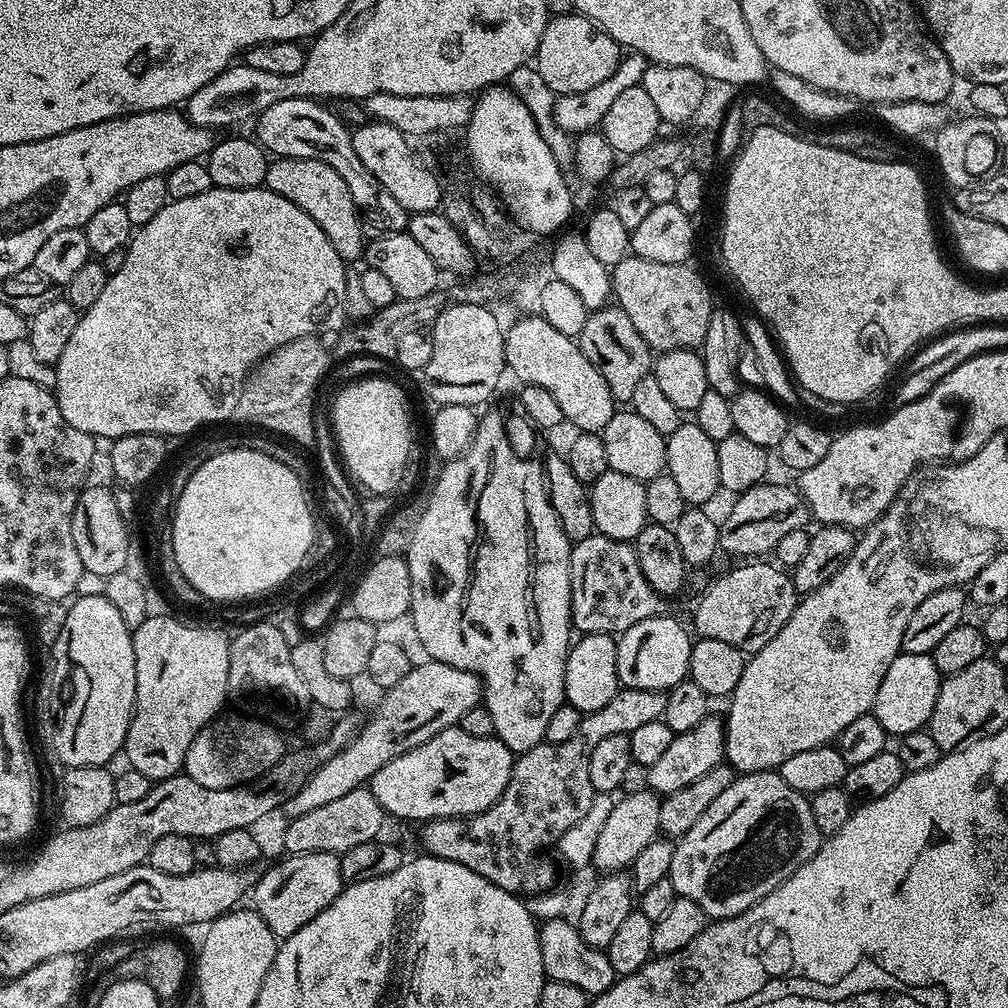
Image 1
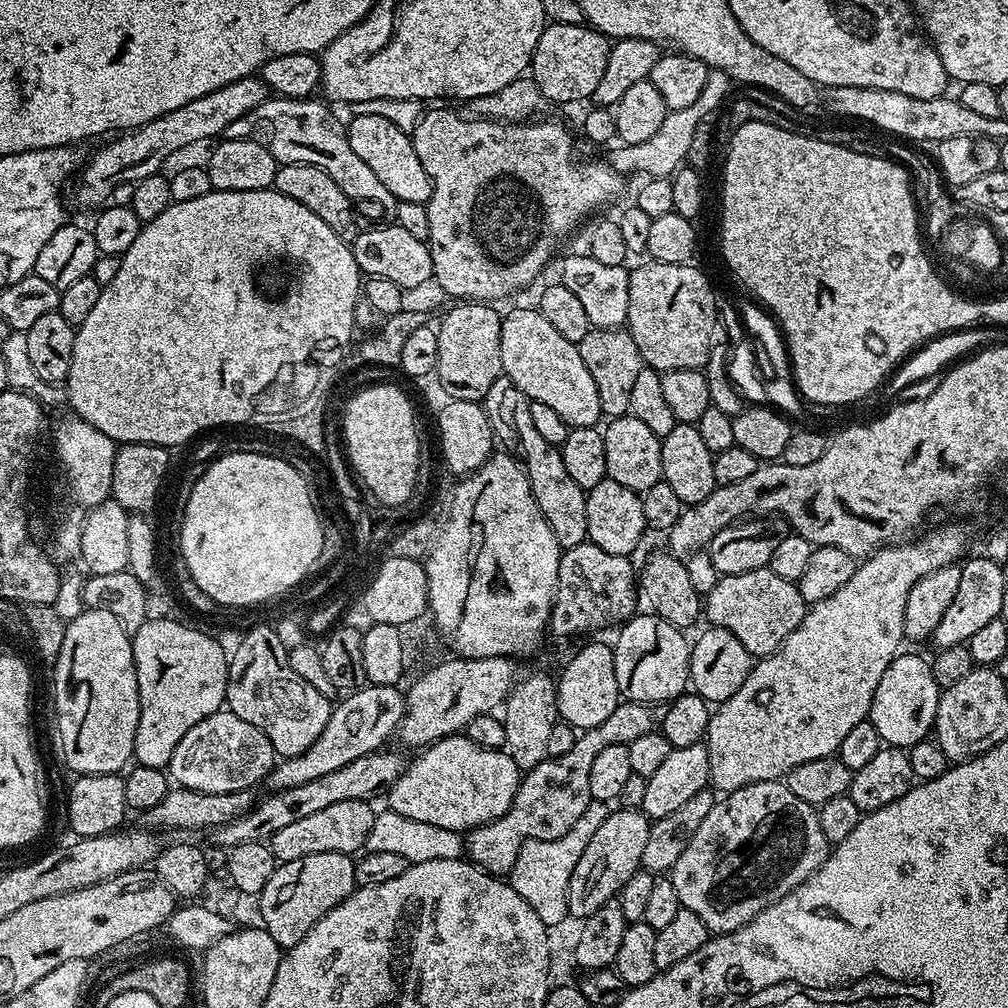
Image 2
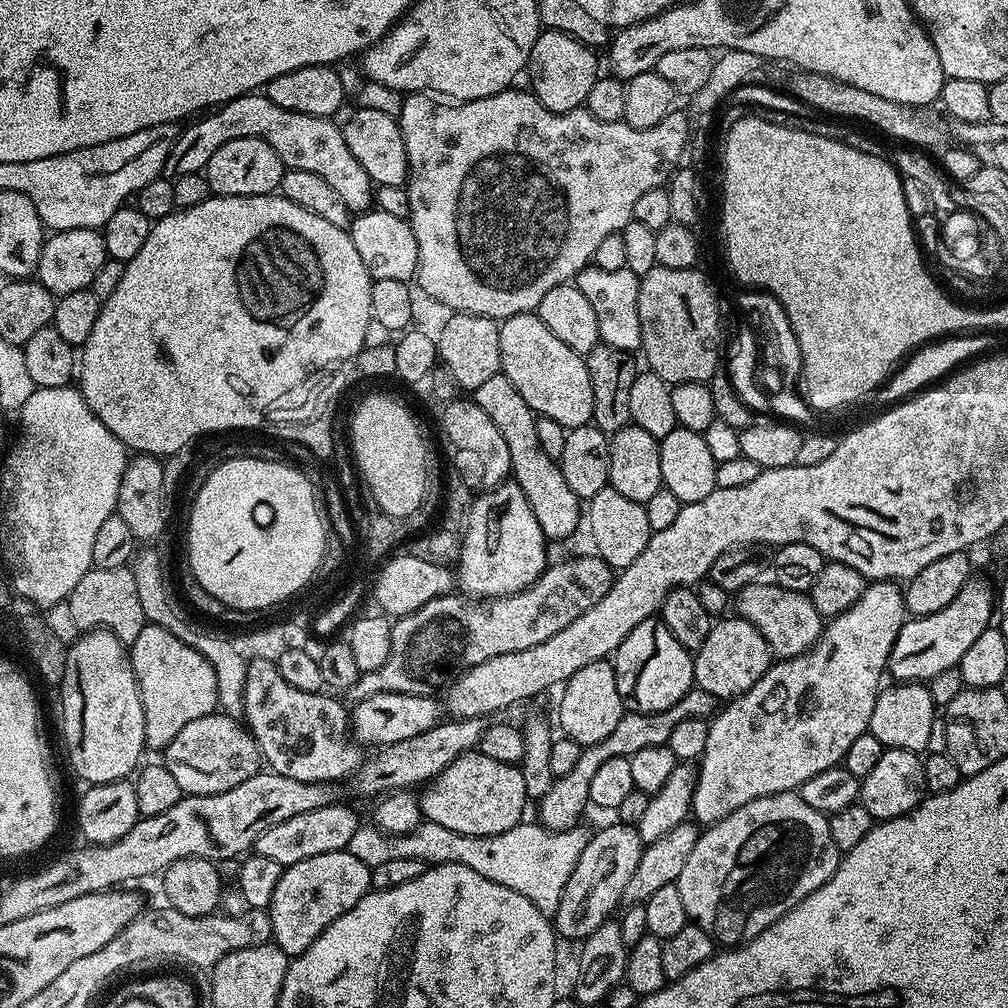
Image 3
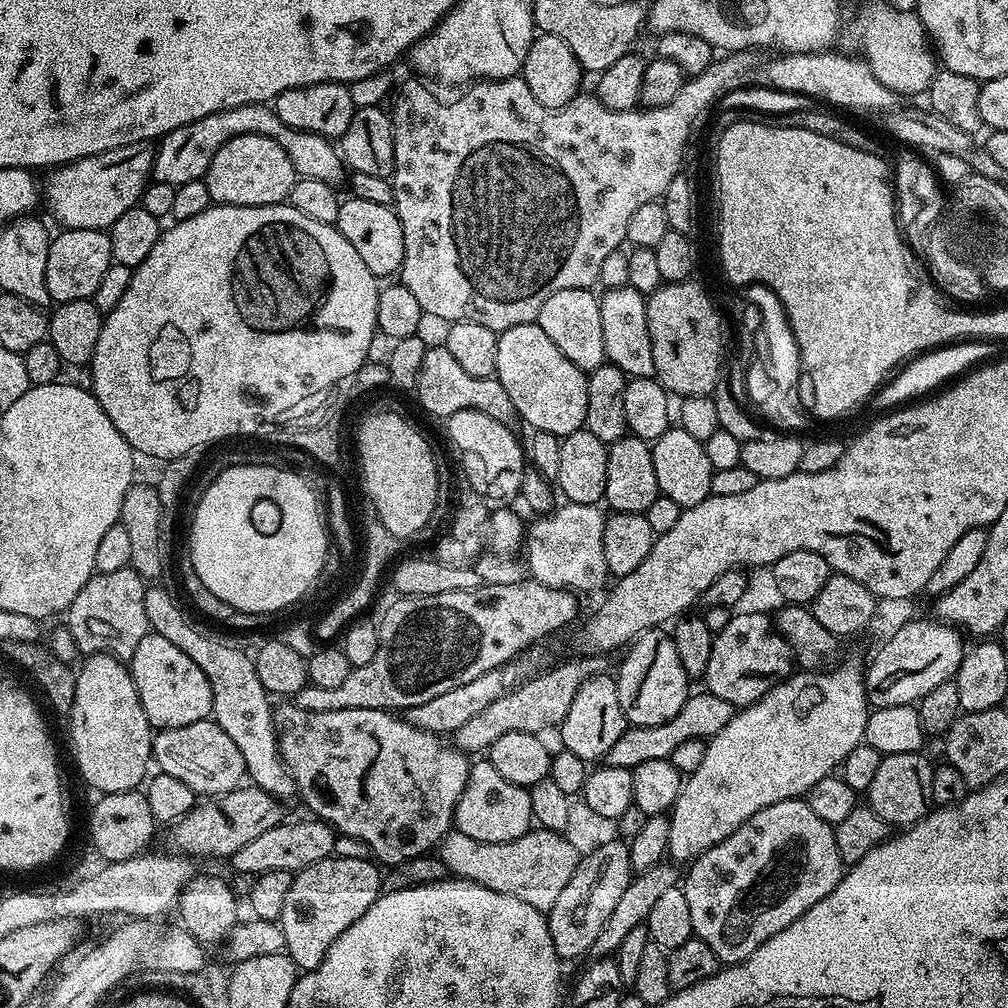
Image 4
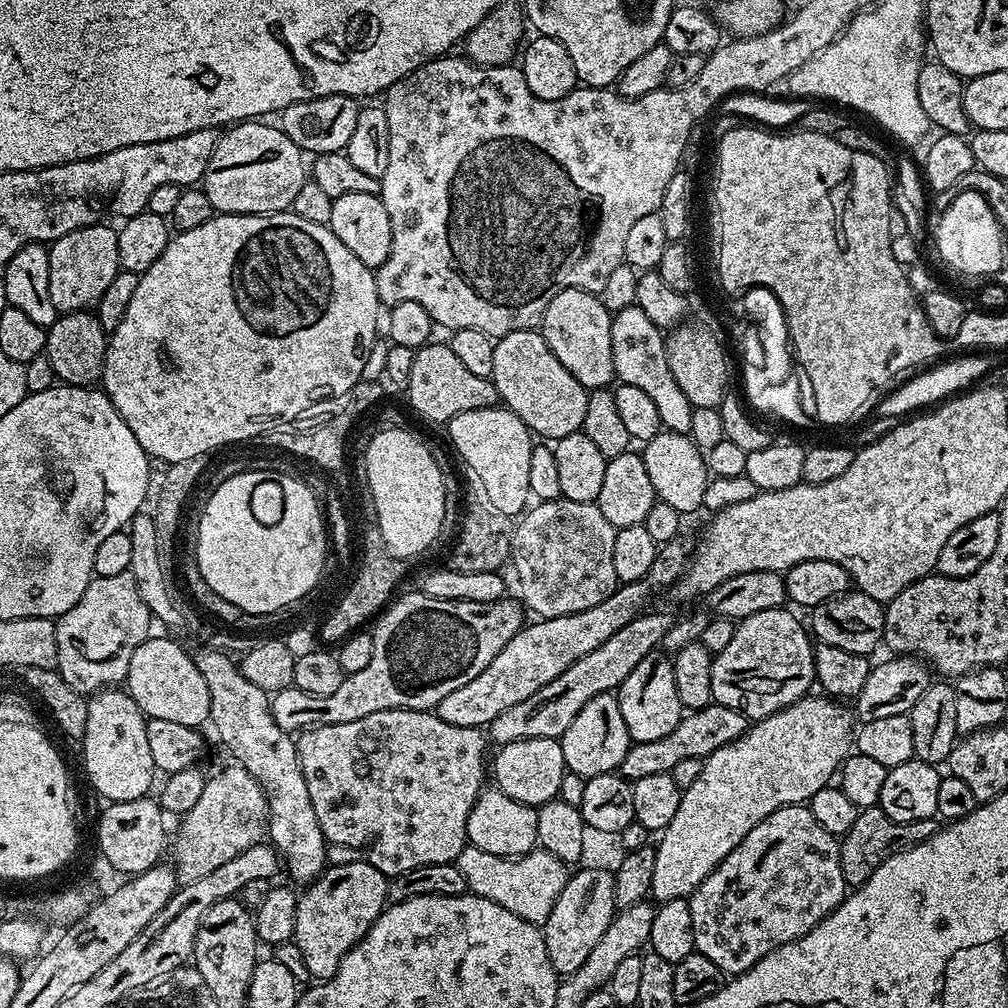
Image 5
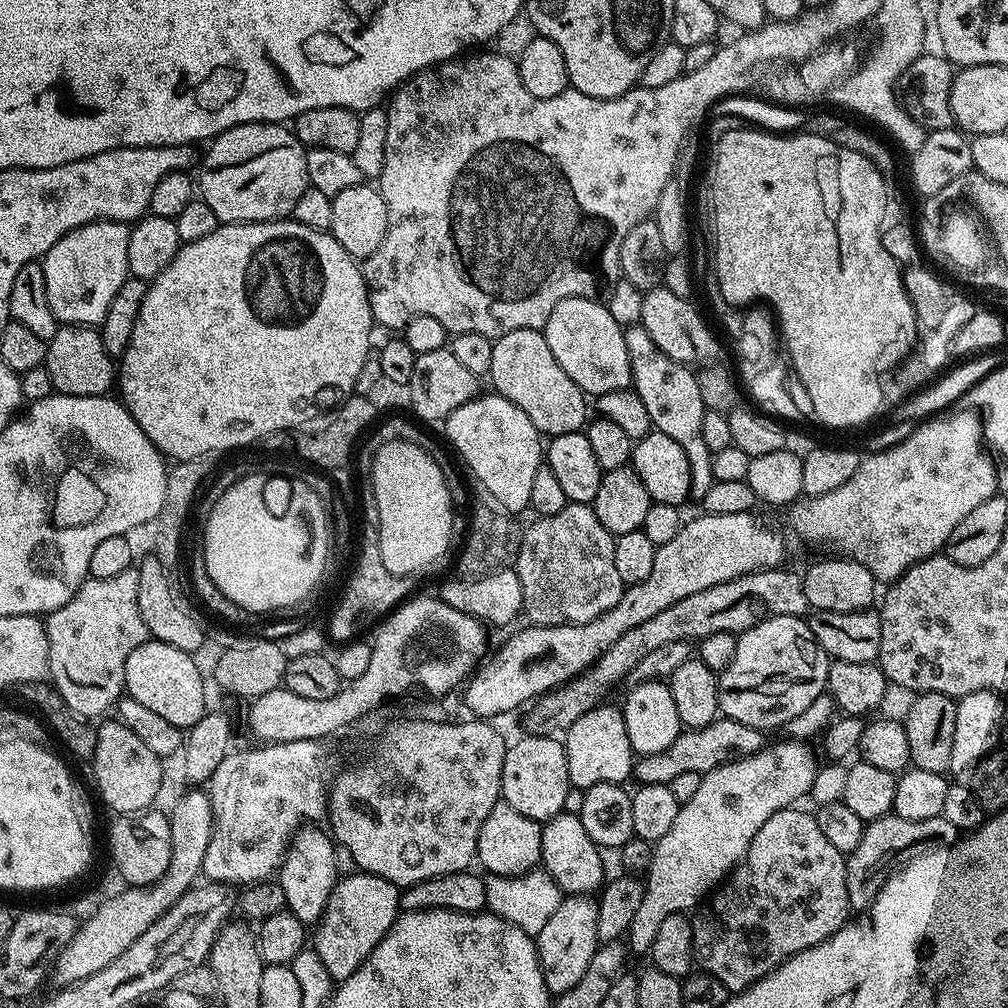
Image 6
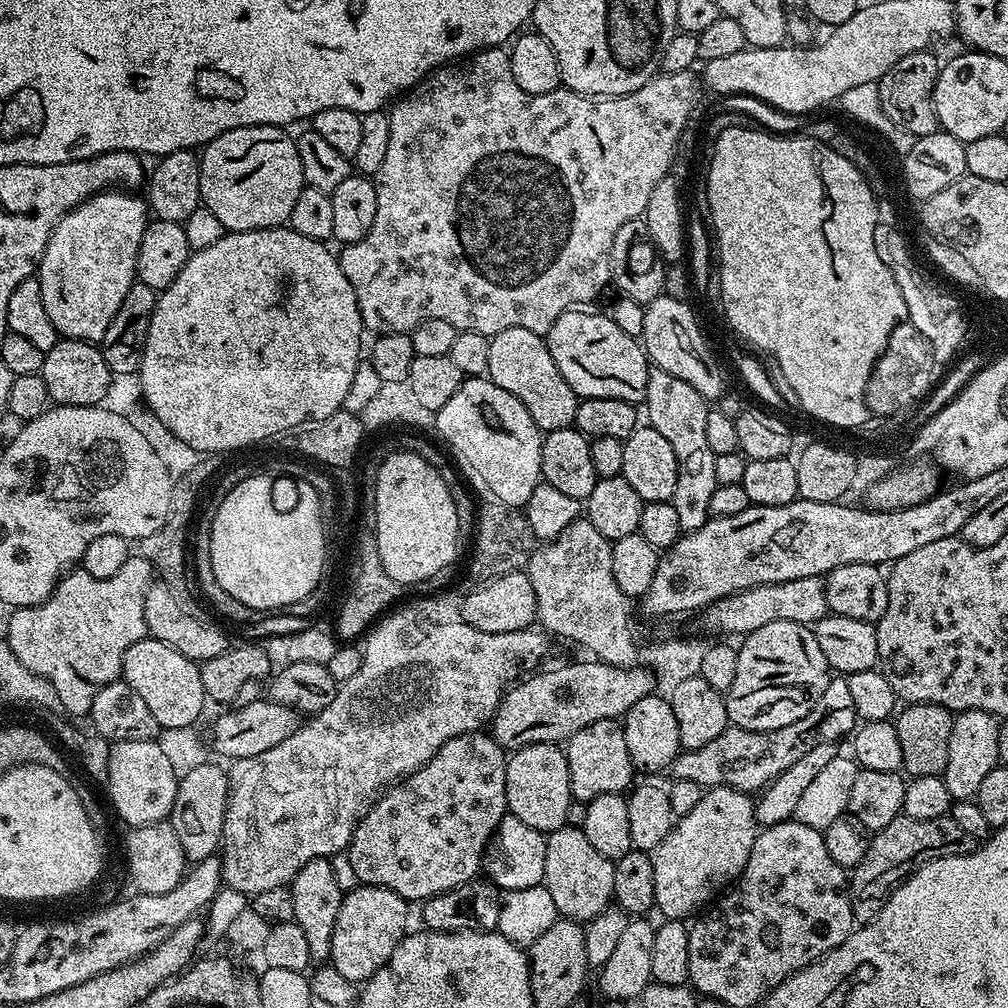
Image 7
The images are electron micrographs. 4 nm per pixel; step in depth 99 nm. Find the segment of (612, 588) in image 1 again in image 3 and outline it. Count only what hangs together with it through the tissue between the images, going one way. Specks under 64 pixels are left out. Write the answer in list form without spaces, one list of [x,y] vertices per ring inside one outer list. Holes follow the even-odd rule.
[[[595,554],[576,556],[573,560],[564,560],[561,564],[549,563],[543,574],[526,590],[515,592],[509,596],[497,596],[494,600],[465,598],[460,594],[449,594],[434,598],[434,602],[426,602],[418,610],[399,617],[393,623],[390,634],[390,654],[386,662],[377,672],[361,672],[358,682],[350,689],[356,700],[365,700],[379,692],[394,694],[414,694],[415,696],[431,696],[437,690],[452,683],[453,674],[459,674],[478,666],[478,662],[486,662],[490,658],[498,658],[498,654],[514,654],[514,650],[527,650],[530,646],[538,646],[546,642],[546,638],[558,634],[574,622],[574,618],[586,614],[594,602],[600,601],[610,590],[614,579],[614,570]],[[444,664],[452,673],[444,672]]]

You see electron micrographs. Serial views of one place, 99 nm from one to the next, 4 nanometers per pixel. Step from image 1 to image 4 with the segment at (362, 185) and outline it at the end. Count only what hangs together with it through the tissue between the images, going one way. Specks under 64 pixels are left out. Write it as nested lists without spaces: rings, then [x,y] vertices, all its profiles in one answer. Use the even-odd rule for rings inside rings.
[[[267,103],[234,106],[234,110],[218,110],[218,114],[206,114],[206,118],[198,118],[198,122],[178,126],[178,130],[161,136],[155,145],[156,157],[152,163],[151,179],[175,185],[203,180],[217,150],[230,142],[230,138],[238,138],[242,134],[258,134],[278,142],[278,146],[286,150],[297,177],[318,178],[318,182],[333,186],[339,185],[340,179],[340,183],[345,179],[346,165],[337,145],[329,137],[288,128]]]

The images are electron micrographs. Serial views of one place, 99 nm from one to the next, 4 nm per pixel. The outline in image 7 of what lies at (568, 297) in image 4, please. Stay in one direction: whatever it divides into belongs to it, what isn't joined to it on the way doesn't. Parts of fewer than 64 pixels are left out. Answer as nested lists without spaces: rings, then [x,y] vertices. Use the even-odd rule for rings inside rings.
[[[592,310],[564,312],[546,333],[554,366],[558,366],[562,378],[566,378],[577,397],[586,400],[618,398],[637,406],[643,405],[650,361],[641,341],[614,326],[611,315],[588,311]]]

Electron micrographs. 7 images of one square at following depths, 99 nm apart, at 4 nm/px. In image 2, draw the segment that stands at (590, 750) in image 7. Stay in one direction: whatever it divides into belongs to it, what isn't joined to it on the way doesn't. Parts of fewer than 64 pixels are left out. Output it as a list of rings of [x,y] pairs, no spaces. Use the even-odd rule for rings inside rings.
[[[588,644],[577,656],[568,660],[568,665],[560,672],[556,685],[556,710],[559,719],[571,728],[583,730],[606,722],[610,714],[621,704],[618,677],[614,674],[613,645]]]

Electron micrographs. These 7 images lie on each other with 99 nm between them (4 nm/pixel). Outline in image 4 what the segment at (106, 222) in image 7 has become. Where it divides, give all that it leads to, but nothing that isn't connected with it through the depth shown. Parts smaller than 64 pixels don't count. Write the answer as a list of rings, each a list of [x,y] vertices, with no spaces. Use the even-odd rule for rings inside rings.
[[[69,228],[57,231],[52,238],[50,254],[46,257],[46,290],[49,301],[65,304],[75,300],[91,300],[102,282],[102,274],[113,263],[107,231]]]

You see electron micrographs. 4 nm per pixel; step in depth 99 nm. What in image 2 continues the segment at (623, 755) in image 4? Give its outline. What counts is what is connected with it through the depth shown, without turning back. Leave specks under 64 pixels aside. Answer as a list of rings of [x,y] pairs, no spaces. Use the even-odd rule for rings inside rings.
[[[624,700],[614,710],[614,714],[610,714],[610,718],[606,718],[606,722],[593,728],[583,729],[582,734],[577,735],[576,745],[570,750],[566,750],[566,754],[548,756],[542,762],[538,762],[538,766],[523,773],[518,790],[514,794],[514,802],[510,806],[510,810],[506,810],[506,814],[502,814],[502,818],[473,828],[467,833],[467,859],[477,868],[483,868],[484,871],[491,872],[493,876],[500,878],[511,873],[514,862],[518,858],[518,850],[527,840],[556,840],[562,834],[566,834],[572,829],[574,822],[578,822],[578,818],[582,818],[582,814],[586,814],[586,806],[593,800],[590,794],[590,766],[596,755],[600,751],[606,750],[606,746],[629,744],[634,742],[634,738],[642,738],[642,734],[657,731],[661,719],[662,712],[659,707],[639,704],[633,700]]]

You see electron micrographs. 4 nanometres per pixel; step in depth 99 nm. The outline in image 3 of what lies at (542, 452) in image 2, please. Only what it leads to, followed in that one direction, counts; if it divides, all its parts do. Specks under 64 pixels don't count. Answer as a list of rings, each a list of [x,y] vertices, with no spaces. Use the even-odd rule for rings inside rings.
[[[497,374],[482,382],[482,386],[474,389],[476,405],[489,416],[490,422],[502,430],[502,438],[506,438],[506,450],[510,450],[512,463],[511,479],[526,494],[526,502],[530,502],[530,510],[534,510],[534,518],[538,518],[538,526],[542,526],[545,541],[568,540],[582,524],[582,501],[574,490],[570,490],[566,478],[562,478],[559,463],[538,443],[536,429],[536,413],[526,406],[526,398],[518,394],[514,382],[503,374]]]

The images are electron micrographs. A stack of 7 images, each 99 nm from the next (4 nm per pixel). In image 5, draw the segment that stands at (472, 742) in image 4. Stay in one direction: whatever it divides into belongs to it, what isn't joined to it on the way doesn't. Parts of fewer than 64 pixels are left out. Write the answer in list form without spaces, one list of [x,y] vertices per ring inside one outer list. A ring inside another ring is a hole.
[[[648,612],[634,617],[618,634],[610,634],[598,650],[590,650],[590,654],[578,658],[570,670],[562,670],[554,682],[546,682],[542,690],[537,690],[535,694],[530,694],[530,698],[510,706],[494,722],[487,725],[486,735],[493,745],[499,746],[518,742],[522,738],[559,738],[564,735],[564,731],[578,718],[578,710],[603,692],[615,693],[622,682],[626,682],[630,670],[642,662],[650,653],[657,651],[663,642],[663,636],[673,624],[673,617],[668,617],[664,612]]]

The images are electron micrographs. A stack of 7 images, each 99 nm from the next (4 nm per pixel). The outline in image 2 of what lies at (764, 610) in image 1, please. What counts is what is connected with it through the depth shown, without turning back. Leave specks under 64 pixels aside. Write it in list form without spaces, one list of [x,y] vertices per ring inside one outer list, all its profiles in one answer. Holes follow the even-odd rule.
[[[769,567],[750,570],[737,576],[720,576],[702,604],[706,620],[708,616],[707,623],[714,628],[730,630],[754,658],[763,658],[769,656],[771,652],[777,652],[783,640],[802,622],[808,609],[809,605],[804,603],[799,587],[791,580],[778,578],[778,574],[774,574]]]

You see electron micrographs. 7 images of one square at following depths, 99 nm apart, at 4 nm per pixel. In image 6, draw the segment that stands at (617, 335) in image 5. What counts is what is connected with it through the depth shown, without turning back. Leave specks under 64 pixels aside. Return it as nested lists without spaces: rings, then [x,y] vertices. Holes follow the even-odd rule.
[[[633,324],[624,328],[624,341],[626,342],[626,354],[630,358],[630,370],[632,371],[632,388],[642,398],[647,412],[650,414],[650,422],[655,431],[674,438],[682,450],[686,450],[686,458],[690,468],[690,496],[696,502],[703,501],[706,490],[712,485],[712,452],[702,439],[702,418],[705,407],[702,400],[702,392],[699,390],[697,373],[691,367],[679,364],[671,360],[658,346],[654,346],[654,338],[646,334],[643,324]]]

